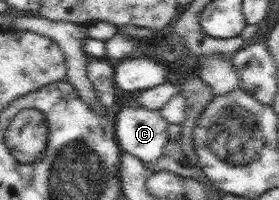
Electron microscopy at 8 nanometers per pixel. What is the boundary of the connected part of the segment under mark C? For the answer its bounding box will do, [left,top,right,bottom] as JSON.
[113,104,169,166]

